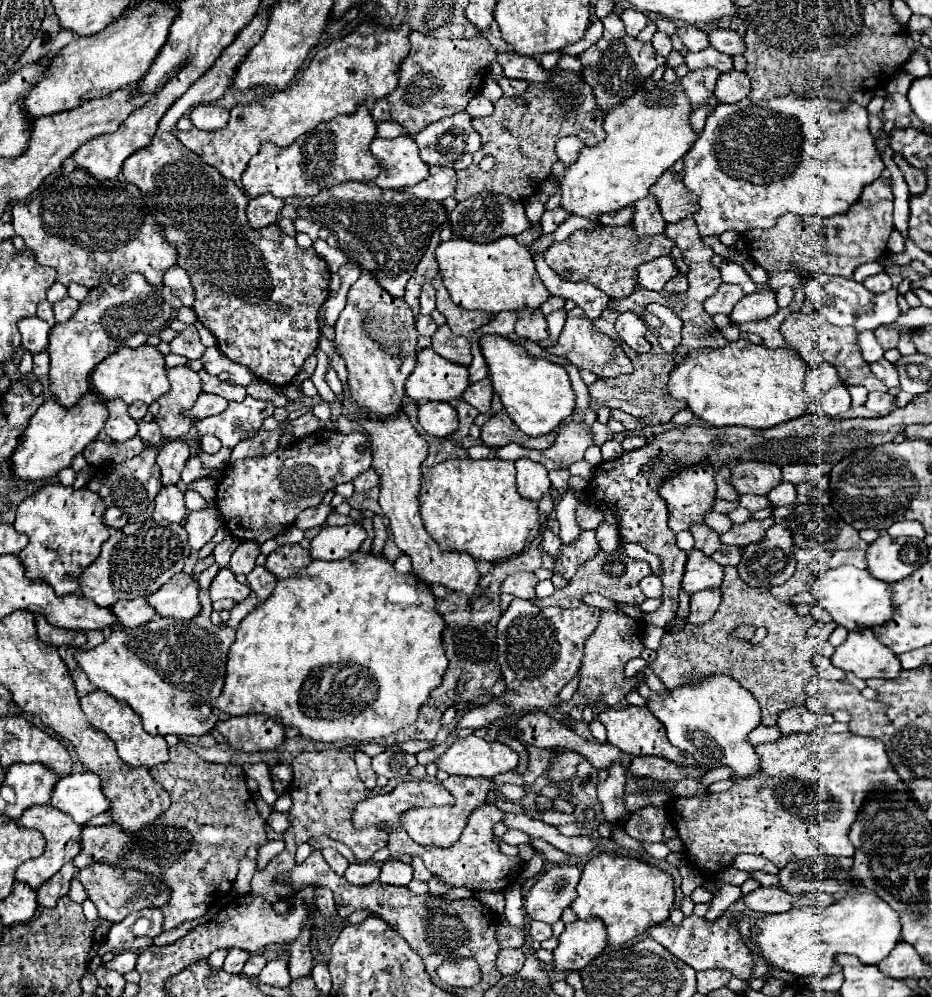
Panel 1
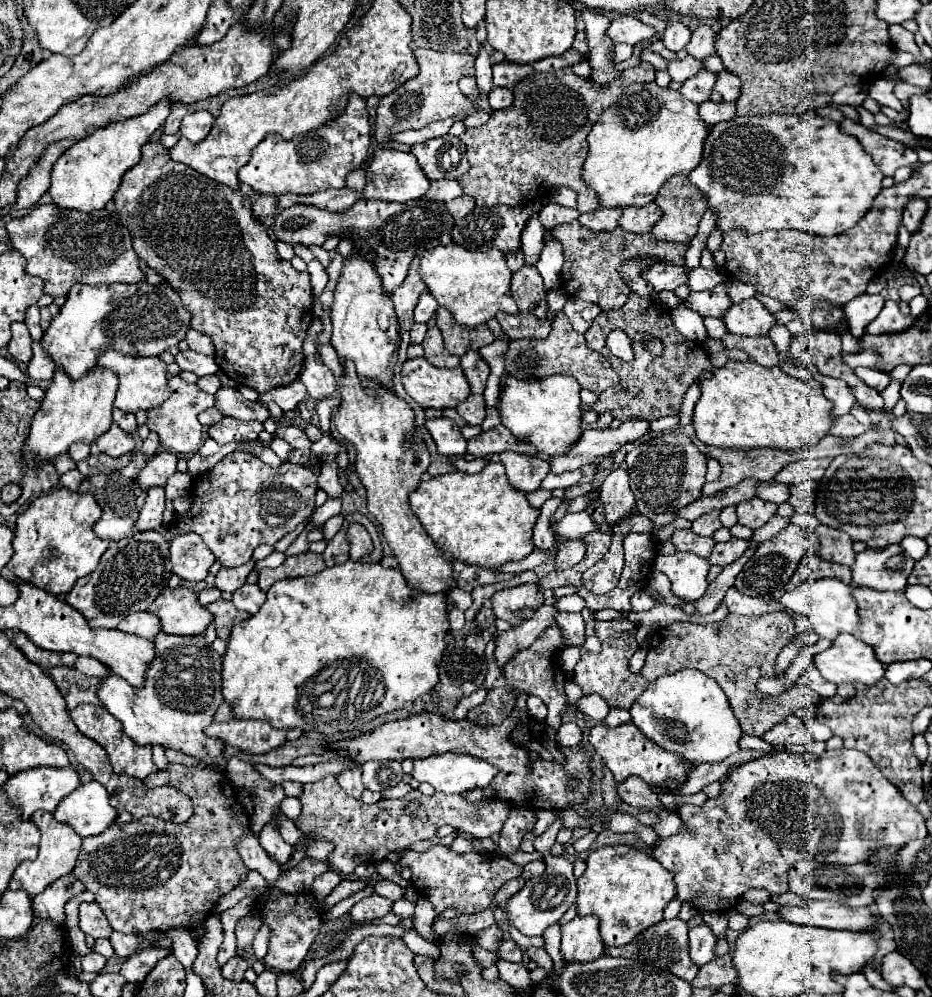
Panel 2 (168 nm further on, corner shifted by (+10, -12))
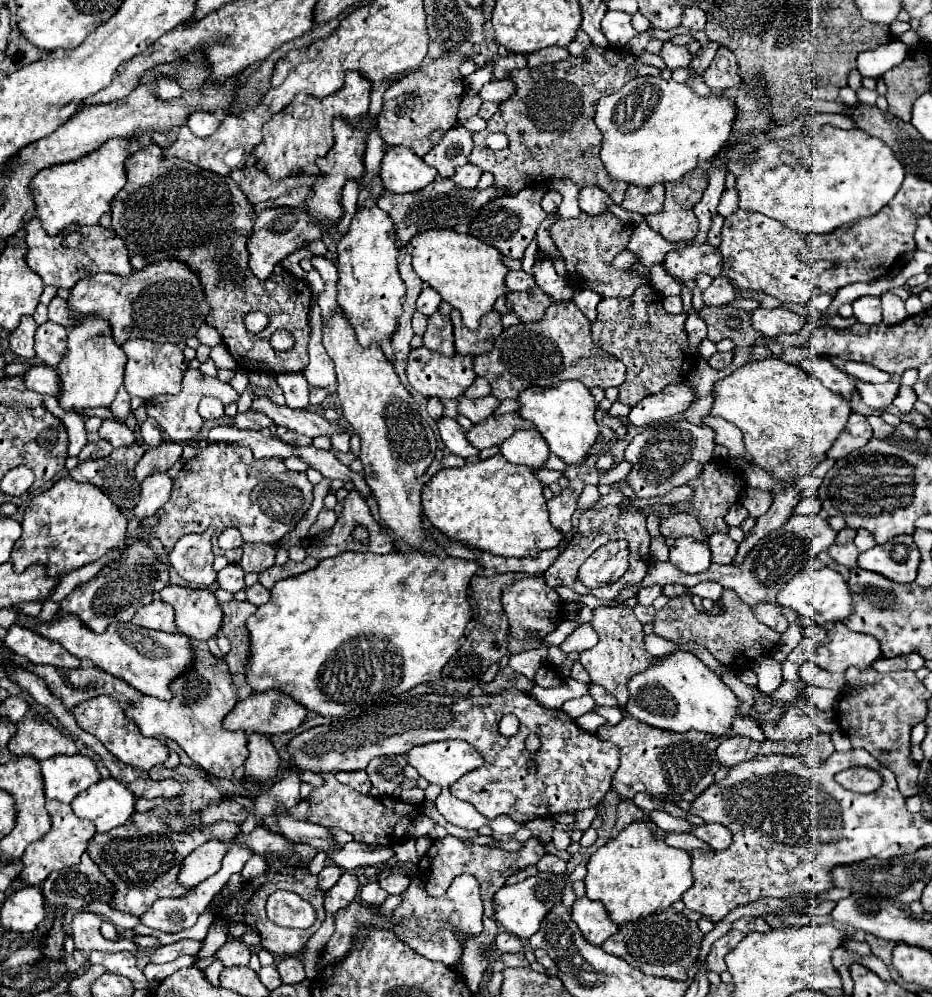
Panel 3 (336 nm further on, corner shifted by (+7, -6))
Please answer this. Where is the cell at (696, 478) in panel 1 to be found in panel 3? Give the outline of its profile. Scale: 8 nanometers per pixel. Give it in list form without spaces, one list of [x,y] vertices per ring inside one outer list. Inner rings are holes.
[[[687,420],[679,422],[661,422],[643,432],[639,432],[625,450],[625,460],[633,464],[627,480],[637,498],[653,498],[669,494],[673,488],[687,484],[697,478],[703,470],[703,464],[711,460],[715,448],[715,432],[701,424],[691,424]]]

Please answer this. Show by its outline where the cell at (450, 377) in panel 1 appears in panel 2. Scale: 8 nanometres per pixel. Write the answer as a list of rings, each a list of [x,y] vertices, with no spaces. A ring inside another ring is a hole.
[[[426,358],[406,360],[402,384],[422,408],[456,408],[470,396],[470,386],[460,368],[434,368]]]

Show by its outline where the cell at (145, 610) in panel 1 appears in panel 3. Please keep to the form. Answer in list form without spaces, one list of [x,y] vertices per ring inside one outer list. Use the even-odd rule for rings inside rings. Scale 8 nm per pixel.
[[[155,598],[155,602],[141,606],[133,620],[135,626],[145,626],[149,630],[161,630],[161,632],[177,632],[175,618],[173,618],[173,606],[163,602],[161,598]]]

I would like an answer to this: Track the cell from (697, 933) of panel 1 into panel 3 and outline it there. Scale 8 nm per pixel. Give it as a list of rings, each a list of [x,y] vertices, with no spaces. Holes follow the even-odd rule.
[[[667,908],[661,914],[651,914],[631,924],[619,926],[619,930],[601,944],[601,948],[613,956],[625,958],[627,964],[633,964],[647,976],[669,978],[669,980],[687,980],[687,970],[697,962],[701,930],[695,922],[687,920],[681,912]]]

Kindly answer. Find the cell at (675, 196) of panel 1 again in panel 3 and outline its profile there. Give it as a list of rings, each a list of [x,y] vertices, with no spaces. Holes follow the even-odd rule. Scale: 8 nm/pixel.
[[[697,166],[693,172],[687,172],[681,180],[673,182],[673,184],[665,184],[667,192],[665,192],[665,204],[663,204],[663,210],[657,212],[657,214],[649,214],[645,216],[647,224],[659,232],[667,242],[689,242],[697,236],[699,232],[699,220],[697,216],[693,214],[693,206],[701,200],[703,196],[703,190],[707,188],[707,172],[705,168]]]

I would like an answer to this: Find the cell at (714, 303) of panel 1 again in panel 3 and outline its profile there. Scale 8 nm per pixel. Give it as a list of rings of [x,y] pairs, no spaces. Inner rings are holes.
[[[717,276],[713,278],[711,286],[703,290],[703,302],[707,306],[723,306],[723,304],[729,304],[737,298],[735,294],[735,288],[731,286],[729,278],[725,276]]]

